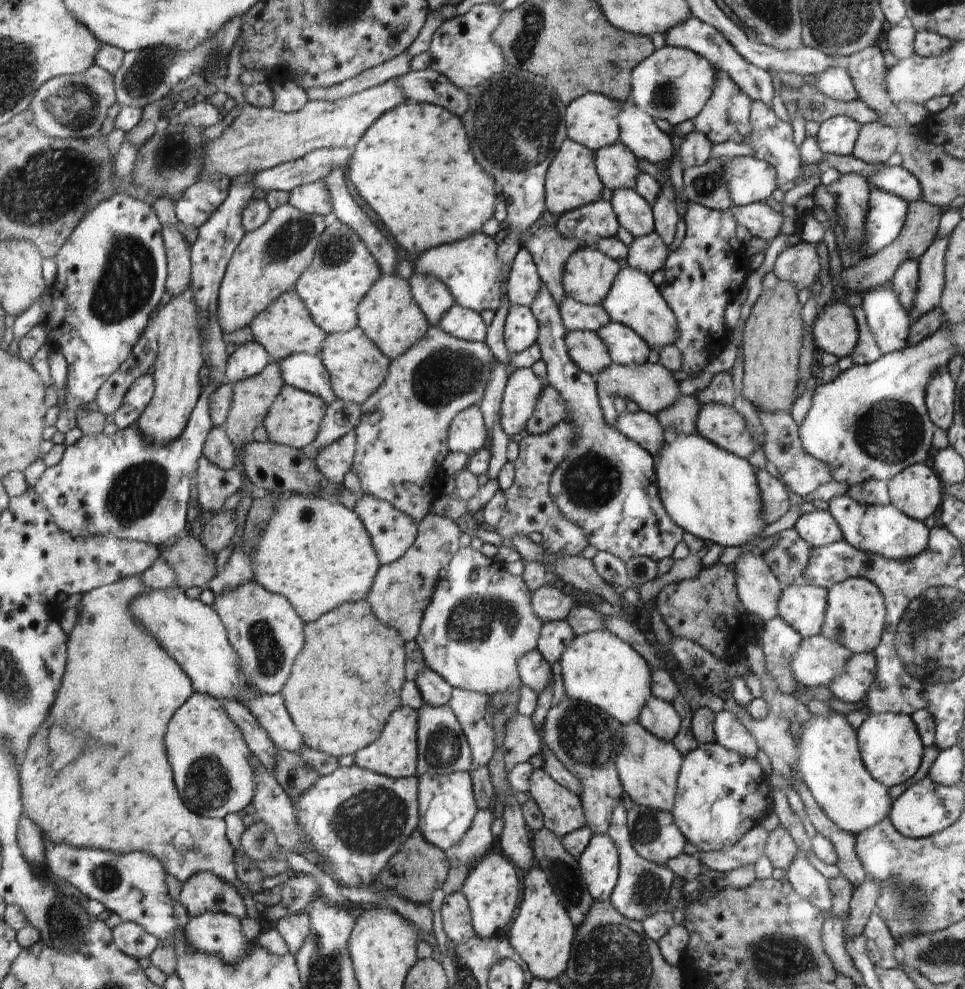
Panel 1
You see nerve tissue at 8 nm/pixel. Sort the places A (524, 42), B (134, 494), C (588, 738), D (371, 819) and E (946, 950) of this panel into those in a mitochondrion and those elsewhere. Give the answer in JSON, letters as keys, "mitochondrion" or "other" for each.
{"A":"mitochondrion","B":"mitochondrion","C":"mitochondrion","D":"mitochondrion","E":"mitochondrion"}

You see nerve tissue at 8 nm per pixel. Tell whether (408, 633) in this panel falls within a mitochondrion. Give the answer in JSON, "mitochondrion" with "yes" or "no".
{"mitochondrion":"no"}

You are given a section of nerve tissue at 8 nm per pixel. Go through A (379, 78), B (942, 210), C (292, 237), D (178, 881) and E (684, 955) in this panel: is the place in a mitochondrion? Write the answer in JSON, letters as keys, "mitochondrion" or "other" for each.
{"A":"other","B":"other","C":"mitochondrion","D":"other","E":"other"}

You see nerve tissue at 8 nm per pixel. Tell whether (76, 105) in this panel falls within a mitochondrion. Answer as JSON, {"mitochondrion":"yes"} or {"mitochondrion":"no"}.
{"mitochondrion":"yes"}

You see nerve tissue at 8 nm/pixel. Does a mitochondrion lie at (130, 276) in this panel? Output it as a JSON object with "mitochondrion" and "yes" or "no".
{"mitochondrion":"yes"}

